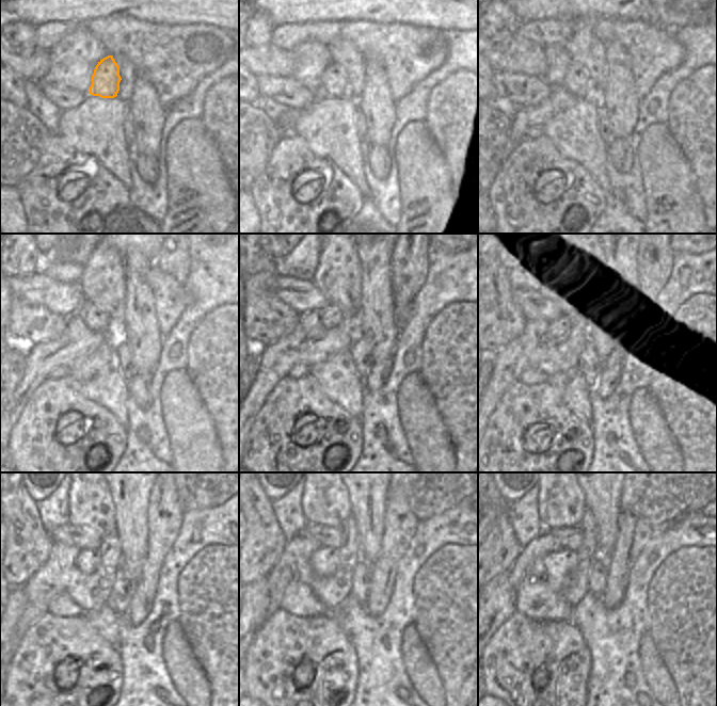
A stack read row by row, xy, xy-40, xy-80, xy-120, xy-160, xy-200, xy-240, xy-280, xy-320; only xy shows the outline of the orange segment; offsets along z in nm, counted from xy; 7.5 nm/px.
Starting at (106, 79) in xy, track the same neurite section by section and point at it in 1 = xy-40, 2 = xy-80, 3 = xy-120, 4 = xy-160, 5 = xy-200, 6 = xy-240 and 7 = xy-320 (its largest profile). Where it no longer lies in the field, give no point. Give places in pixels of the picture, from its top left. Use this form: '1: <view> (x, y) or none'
1: xy-40 (335, 83)
2: xy-80 (576, 80)
3: xy-120 (95, 319)
4: xy-160 (331, 317)
5: xy-200 (570, 316)
6: xy-240 (86, 561)
7: xy-320 (540, 596)

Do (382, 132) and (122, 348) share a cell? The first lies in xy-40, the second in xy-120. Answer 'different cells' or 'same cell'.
different cells

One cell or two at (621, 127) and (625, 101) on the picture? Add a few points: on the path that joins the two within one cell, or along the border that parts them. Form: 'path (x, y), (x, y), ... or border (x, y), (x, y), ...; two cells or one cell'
path (622, 121), (622, 108); one cell

